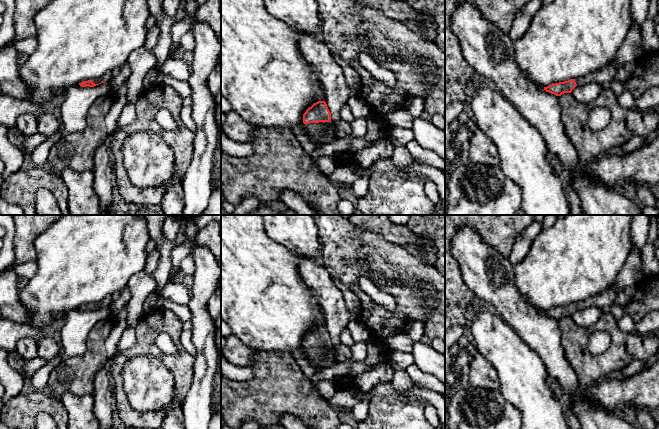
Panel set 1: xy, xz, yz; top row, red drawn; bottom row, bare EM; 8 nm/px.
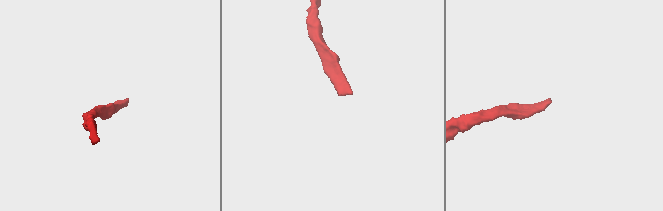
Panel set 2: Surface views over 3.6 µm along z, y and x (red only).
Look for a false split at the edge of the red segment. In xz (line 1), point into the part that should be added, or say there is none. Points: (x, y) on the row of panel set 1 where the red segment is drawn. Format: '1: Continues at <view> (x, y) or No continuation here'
1: Continues at xz (315, 129)

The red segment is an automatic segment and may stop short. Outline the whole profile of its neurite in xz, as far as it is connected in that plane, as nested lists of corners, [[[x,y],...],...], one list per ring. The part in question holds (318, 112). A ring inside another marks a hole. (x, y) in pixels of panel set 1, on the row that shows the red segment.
[[[325,101],[314,103],[303,114],[303,123],[313,136],[323,132],[326,122],[331,122],[331,113]]]

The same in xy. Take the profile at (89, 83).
[[[107,73],[99,79],[92,79],[92,80],[88,80],[88,81],[83,81],[83,82],[79,83],[79,85],[82,87],[86,87],[86,86],[94,87],[94,86],[99,85],[101,83],[109,83],[110,80],[111,80],[111,73]]]

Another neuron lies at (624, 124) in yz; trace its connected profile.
[[[610,88],[602,89],[589,103],[579,103],[571,93],[559,96],[559,103],[565,132],[577,150],[581,165],[589,164],[633,137],[646,138],[654,131],[659,132],[659,113],[655,109],[622,108]],[[597,107],[607,108],[611,119],[604,129],[594,132],[588,125],[588,117]]]

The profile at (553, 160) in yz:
[[[548,151],[547,159],[548,159],[550,165],[552,166],[552,168],[554,169],[554,171],[556,172],[556,174],[563,173],[566,175],[565,167],[560,163],[560,160],[556,157],[556,155],[554,155],[550,151]]]

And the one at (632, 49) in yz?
[[[632,20],[627,37],[612,62],[621,68],[626,63],[635,63],[644,54],[641,27]]]

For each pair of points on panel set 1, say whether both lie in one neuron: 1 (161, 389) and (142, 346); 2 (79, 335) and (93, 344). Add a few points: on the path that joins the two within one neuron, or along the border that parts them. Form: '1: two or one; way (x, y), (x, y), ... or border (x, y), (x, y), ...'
1: two; border (124, 363), (136, 356), (153, 355), (166, 367)
2: two; border (99, 320), (88, 334), (86, 350), (70, 357)

